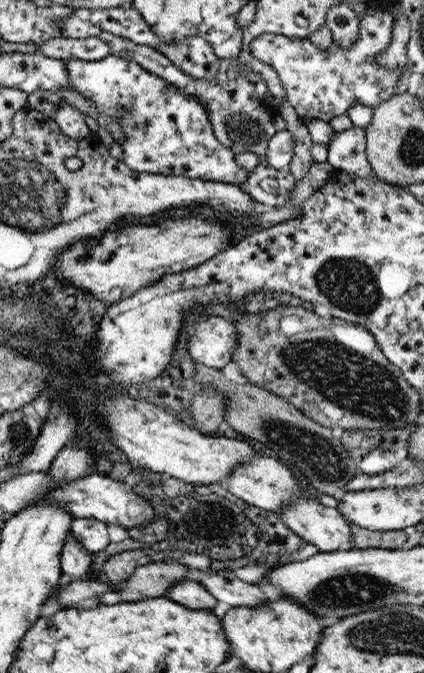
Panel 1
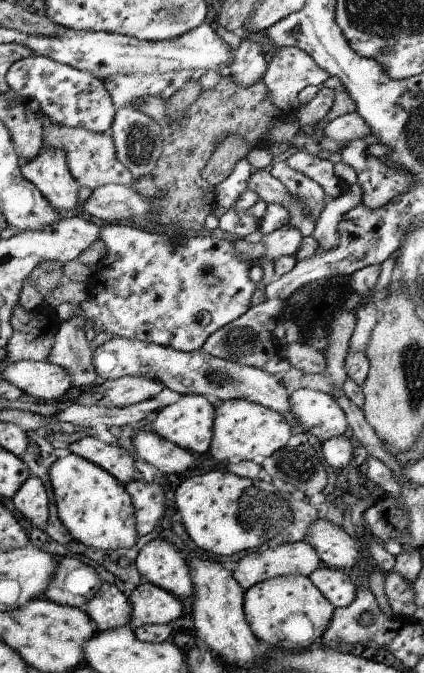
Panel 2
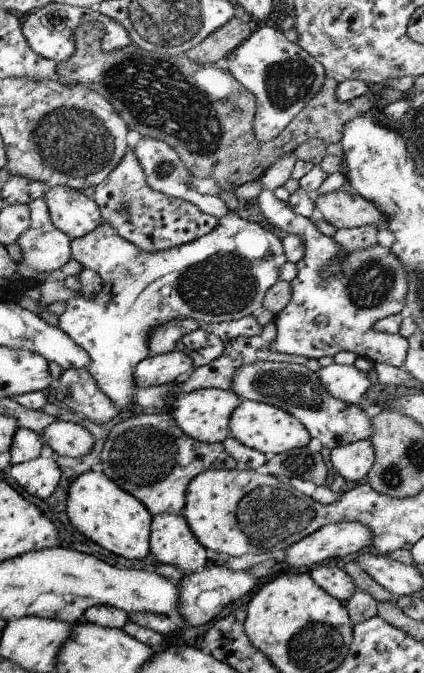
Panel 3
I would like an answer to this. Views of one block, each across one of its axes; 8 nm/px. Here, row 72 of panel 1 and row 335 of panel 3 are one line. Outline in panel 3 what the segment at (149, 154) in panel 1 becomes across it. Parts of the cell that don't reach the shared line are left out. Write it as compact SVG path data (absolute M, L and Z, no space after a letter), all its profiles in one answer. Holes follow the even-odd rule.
M235 210L217 219L213 230L204 236L182 246L154 252L136 248L101 220L88 234L70 240L70 257L81 264L82 269L101 272L103 288L95 298L85 300L71 296L65 302L66 307L59 316L57 327L90 357L88 374L97 384L98 390L121 410L121 417L137 411L134 406L136 386L132 373L142 359L150 356L147 338L155 326L161 326L173 318L193 318L208 324L249 316L262 306L265 292L279 281L279 270L286 262L279 238L257 223L241 220Z

